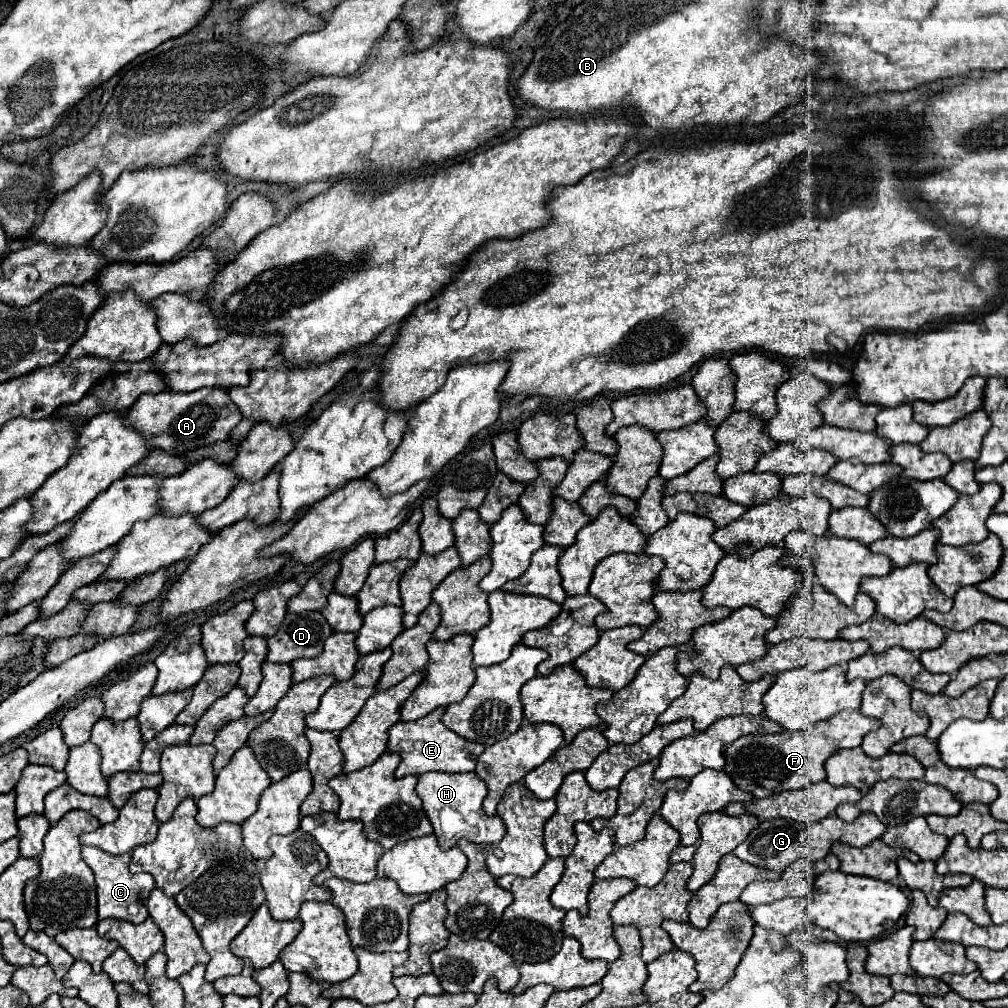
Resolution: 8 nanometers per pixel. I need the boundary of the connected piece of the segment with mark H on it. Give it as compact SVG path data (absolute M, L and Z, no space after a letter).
M428 772L418 778L418 796L424 802L424 812L434 826L434 834L442 850L452 848L458 840L468 838L476 844L496 844L504 838L504 822L500 816L488 816L482 810L482 800L486 798L486 782L476 776L476 772L466 774L442 774Z

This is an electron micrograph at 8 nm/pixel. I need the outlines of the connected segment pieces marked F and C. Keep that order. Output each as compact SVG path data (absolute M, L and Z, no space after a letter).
M844 710L830 720L822 720L800 732L782 730L778 734L748 734L726 748L724 772L740 790L754 794L754 798L768 798L780 790L798 790L812 782L826 780L826 758L840 748L860 746L862 738L878 726L880 722L876 718L864 716L858 710Z
M84 846L82 848L82 858L86 864L92 868L96 876L96 892L98 892L98 920L104 918L116 918L116 920L126 920L132 924L140 924L148 918L144 902L148 900L150 892L154 890L154 878L148 874L132 874L128 870L130 864L130 854L122 856L112 856L104 854L100 848L94 846Z

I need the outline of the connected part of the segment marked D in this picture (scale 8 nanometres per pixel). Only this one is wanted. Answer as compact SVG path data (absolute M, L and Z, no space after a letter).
M322 612L288 614L280 632L268 638L268 662L292 662L296 658L314 658L322 652L324 640L332 634Z

